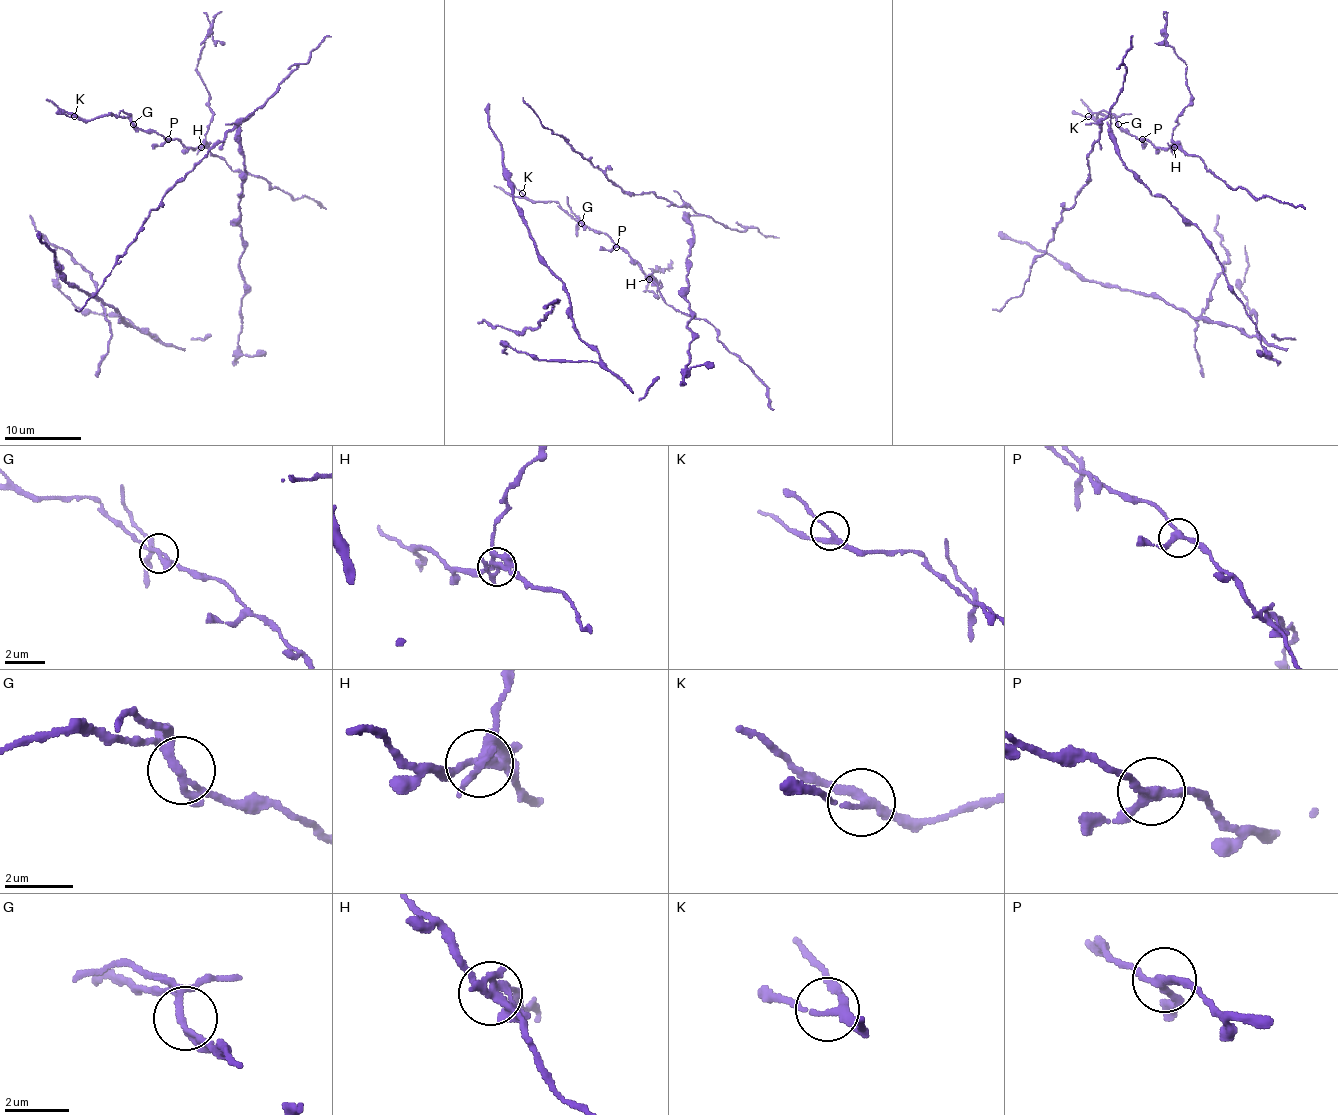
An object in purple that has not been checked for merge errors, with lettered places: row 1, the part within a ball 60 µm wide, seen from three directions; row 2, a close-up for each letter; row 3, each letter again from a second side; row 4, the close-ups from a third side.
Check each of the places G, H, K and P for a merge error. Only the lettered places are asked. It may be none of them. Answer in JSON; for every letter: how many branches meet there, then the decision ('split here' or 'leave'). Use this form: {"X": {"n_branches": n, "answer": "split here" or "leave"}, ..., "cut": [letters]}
{"G": {"n_branches": 3, "answer": "split here"}, "H": {"n_branches": 3, "answer": "split here"}, "K": {"n_branches": 3, "answer": "leave"}, "P": {"n_branches": 3, "answer": "leave"}, "cut": ["G", "H"]}

